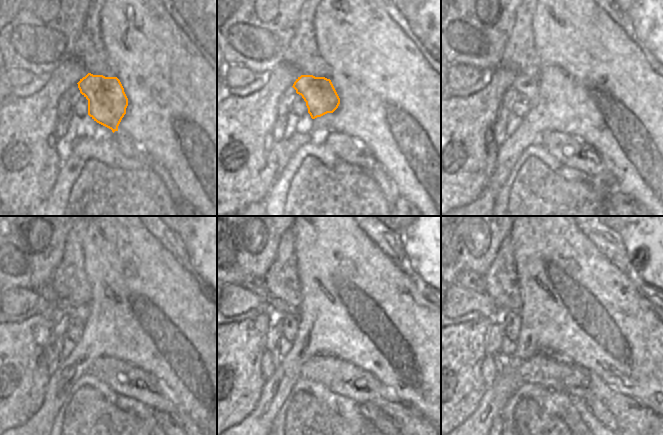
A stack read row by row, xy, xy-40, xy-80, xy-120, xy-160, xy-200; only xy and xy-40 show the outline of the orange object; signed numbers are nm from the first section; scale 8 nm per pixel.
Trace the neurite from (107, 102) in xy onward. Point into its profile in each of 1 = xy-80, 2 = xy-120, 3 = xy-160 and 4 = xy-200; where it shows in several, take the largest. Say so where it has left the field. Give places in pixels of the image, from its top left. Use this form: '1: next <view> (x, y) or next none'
1: next xy-80 (529, 86)
2: next xy-120 (81, 311)
3: next xy-160 (279, 308)
4: next xy-200 (468, 279)

